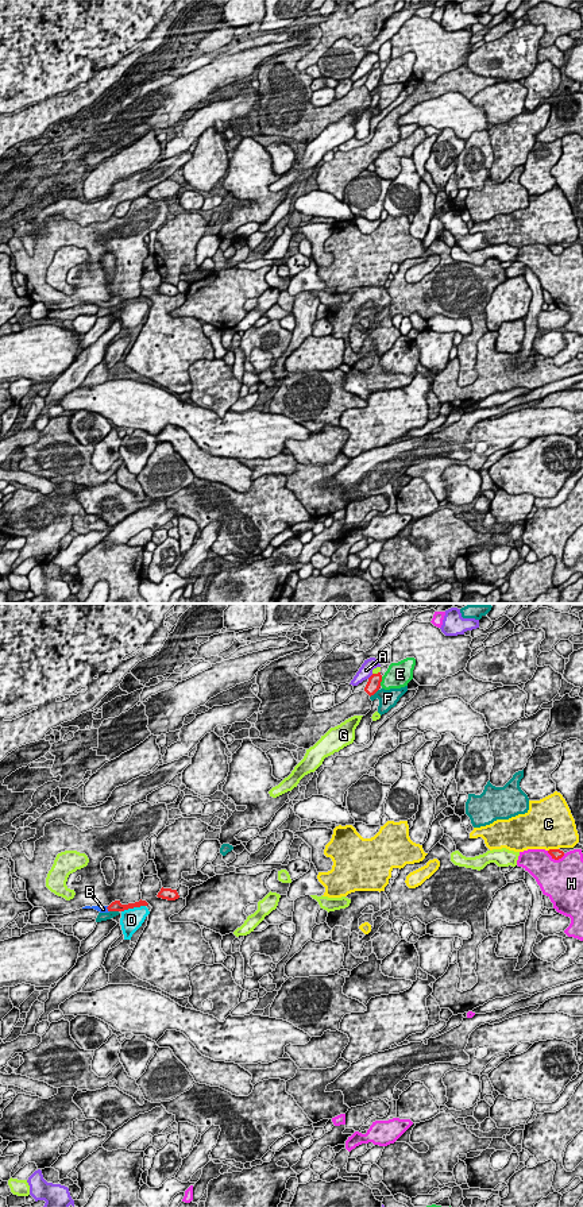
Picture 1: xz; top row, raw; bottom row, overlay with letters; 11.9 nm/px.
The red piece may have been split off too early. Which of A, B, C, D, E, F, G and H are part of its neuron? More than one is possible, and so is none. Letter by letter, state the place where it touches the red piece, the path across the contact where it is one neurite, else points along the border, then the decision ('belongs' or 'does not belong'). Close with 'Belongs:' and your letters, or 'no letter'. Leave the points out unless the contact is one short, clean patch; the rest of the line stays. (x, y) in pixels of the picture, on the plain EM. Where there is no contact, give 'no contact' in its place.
A: contact xz (371, 70); does not belong
B: contact xz (107, 303); way xz (115, 301), (107, 303), (103, 304); belongs
C: contact xz (552, 245); does not belong
D: contact xz (132, 303); border xz (145, 300), (122, 307); does not belong
E: contact xz (381, 76); does not belong
F: contact xz (374, 88); does not belong
G: contact xz (375, 69); does not belong
H: contact xz (556, 254); does not belong
Belongs: B

